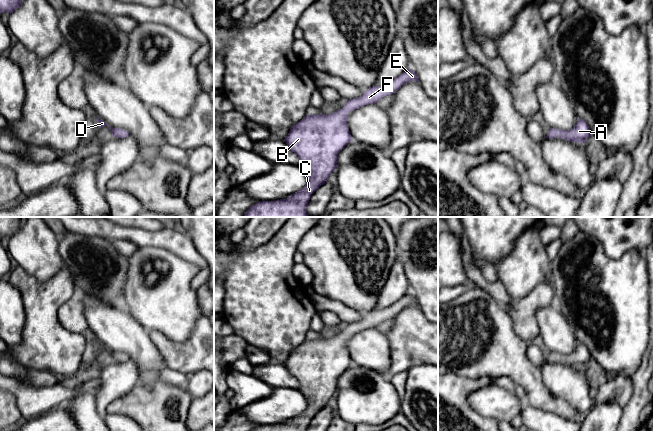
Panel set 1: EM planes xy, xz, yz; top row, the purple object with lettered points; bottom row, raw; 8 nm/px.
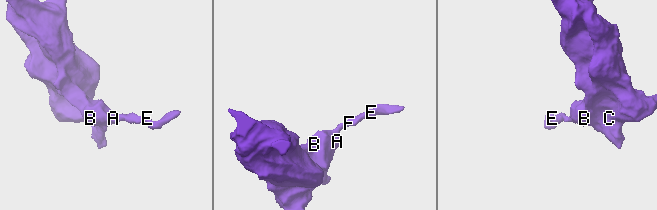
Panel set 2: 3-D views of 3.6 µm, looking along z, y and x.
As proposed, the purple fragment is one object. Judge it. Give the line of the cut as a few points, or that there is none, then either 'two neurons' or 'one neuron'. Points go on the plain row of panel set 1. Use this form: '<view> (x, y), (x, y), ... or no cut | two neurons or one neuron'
no cut | one neuron

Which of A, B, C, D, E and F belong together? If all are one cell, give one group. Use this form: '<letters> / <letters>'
A B C D E F

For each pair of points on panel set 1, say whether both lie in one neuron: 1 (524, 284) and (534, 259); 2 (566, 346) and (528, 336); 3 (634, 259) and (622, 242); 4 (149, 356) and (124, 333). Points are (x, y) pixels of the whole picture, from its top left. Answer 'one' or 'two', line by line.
1: one
2: two
3: two
4: one

